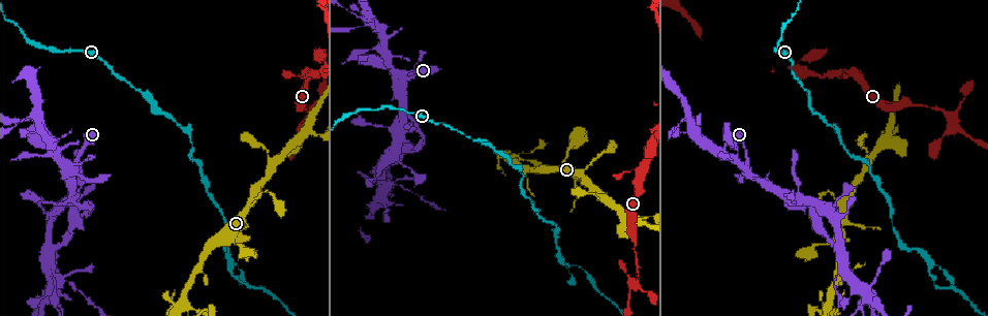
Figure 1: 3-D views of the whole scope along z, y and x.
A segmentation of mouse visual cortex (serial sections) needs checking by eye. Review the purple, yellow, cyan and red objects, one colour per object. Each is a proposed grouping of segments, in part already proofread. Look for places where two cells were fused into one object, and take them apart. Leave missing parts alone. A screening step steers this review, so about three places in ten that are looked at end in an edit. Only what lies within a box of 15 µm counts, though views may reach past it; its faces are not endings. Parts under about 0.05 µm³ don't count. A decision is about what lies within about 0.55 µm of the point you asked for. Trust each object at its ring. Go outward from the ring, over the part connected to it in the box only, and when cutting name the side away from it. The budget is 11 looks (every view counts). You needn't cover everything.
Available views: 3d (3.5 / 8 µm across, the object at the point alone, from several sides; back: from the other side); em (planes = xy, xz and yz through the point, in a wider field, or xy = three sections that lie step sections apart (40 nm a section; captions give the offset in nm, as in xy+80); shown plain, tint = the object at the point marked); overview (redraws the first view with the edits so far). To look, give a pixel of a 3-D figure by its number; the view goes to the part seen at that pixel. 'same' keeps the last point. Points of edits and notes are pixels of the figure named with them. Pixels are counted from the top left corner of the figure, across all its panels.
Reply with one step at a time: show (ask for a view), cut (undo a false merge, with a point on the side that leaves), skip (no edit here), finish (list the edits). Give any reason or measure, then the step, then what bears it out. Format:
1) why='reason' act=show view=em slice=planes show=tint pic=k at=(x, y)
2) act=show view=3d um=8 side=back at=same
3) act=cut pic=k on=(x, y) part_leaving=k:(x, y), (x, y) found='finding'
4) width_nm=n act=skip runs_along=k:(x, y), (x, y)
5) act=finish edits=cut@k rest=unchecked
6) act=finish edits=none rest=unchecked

why='sudden change in width' act=show view=3d um=3.5 pic=1 at=(642, 174)

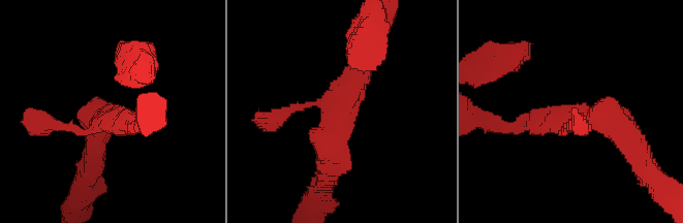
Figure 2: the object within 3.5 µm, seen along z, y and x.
act=show view=em slice=xy step=5 show=tint pic=2 at=(339, 114)

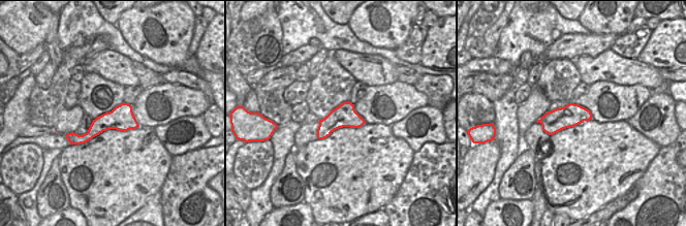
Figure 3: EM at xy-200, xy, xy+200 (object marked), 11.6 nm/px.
act=skip runs_along=2:(326, 173), (329, 133), (364, 57) found='continuous, no second cell'

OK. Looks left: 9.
why='looks like a crossing' act=show view=3d um=3.5 pic=1 at=(950, 117)

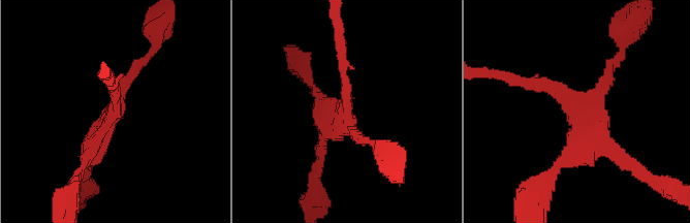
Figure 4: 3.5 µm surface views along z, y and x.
arms=4 arm_widths_nm=150,200,250,250 act=show view=em slice=xy step=1 show=tint pic=4 at=(115, 110)

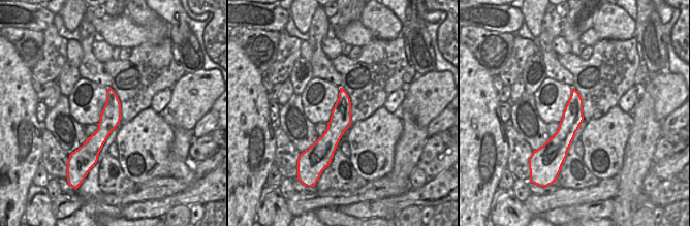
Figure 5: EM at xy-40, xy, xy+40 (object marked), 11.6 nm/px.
act=skip runs_along=5:(110, 91), (95, 155) found='one cell here'

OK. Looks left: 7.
why='thin arm on a thick one' act=show view=3d um=3.5 pic=1 at=(827, 306)

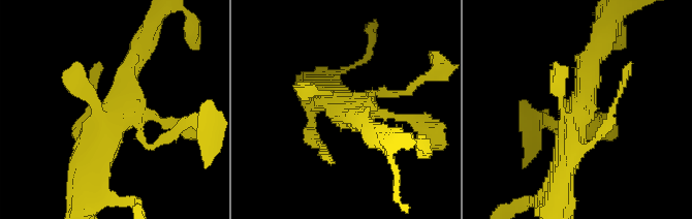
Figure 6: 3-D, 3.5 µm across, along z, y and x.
act=show view=em slice=xy step=3 show=tint pic=6 at=(582, 111)

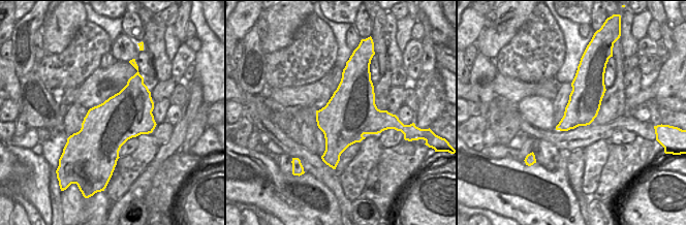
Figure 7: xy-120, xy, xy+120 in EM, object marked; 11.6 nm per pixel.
act=skip runs_along=6:(142, 50), (109, 134), (79, 148) found='continuous, no second cell'

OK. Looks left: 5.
why='sharp bend' act=show view=3d um=3.5 pic=1 at=(749, 167)

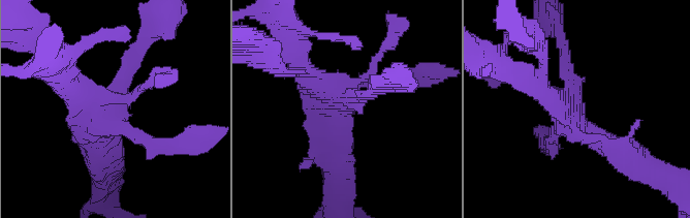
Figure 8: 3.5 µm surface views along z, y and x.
act=show view=em slice=xy step=5 show=tint pic=8 at=(569, 113)

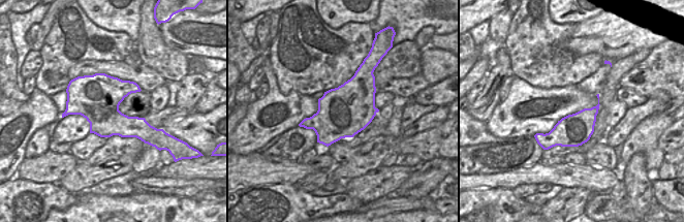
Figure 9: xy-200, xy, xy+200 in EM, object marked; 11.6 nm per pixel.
width_nm=600 act=skip runs_along=8:(565, 50), (570, 120), (618, 151) found='one cell here'

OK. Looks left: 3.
why='thick turns thin' act=show view=3d um=3.5 pic=1 at=(392, 185)

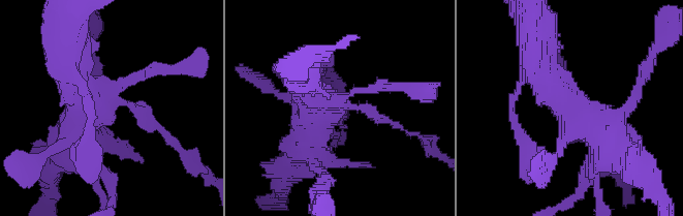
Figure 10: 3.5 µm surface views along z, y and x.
why='need the tissue' act=show view=em slice=xy step=2 show=plain pic=10 at=(113, 100)

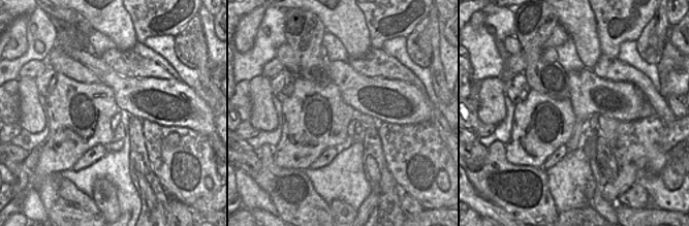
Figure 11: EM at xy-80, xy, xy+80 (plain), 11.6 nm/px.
act=show view=em slice=xy step=2 show=tint at=same

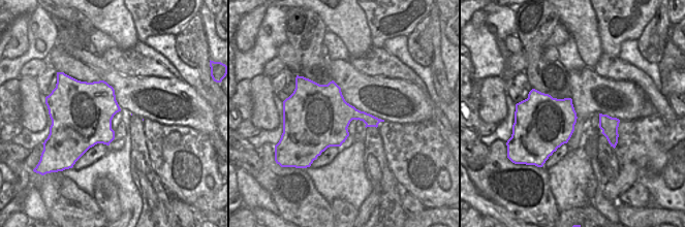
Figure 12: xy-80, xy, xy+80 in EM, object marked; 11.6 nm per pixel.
act=cut pic=10 on=(153, 125) border=12:(355, 108), (354, 117), (357, 119) found='two cells meet here'

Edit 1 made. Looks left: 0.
act=finish edits=cut@10 rest=unchecked

